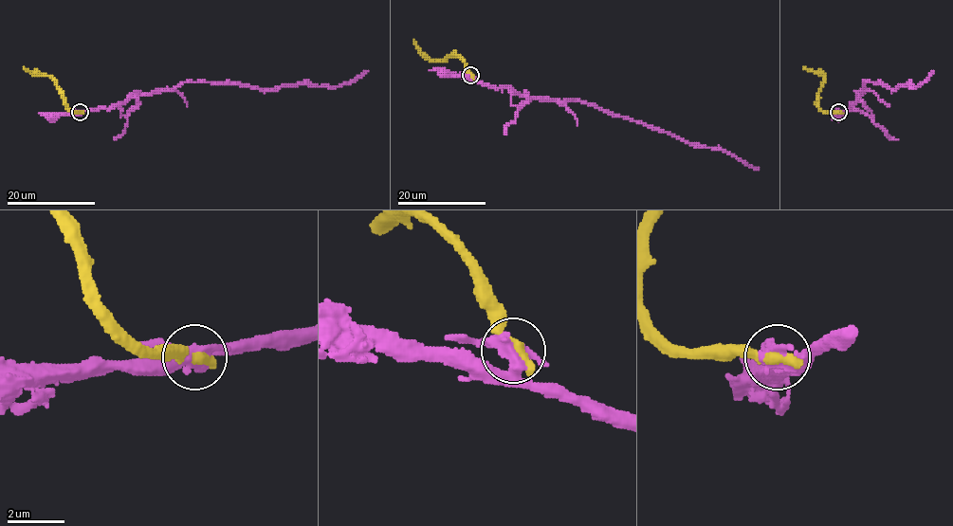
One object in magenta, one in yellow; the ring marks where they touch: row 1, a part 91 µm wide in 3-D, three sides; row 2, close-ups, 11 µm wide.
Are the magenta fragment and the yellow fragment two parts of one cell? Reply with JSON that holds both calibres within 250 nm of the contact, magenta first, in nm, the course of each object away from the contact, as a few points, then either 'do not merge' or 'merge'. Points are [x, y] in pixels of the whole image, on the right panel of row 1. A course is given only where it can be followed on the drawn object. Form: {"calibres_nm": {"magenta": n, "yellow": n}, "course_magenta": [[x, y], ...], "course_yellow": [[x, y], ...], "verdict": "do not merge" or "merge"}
{"calibres_nm": {"magenta": 360, "yellow": 400}, "course_magenta": [[839, 113], [852, 108], [866, 90], [865, 82], [881, 82], [890, 89], [908, 83], [915, 86], [933, 71]], "course_yellow": [[839, 113], [825, 113], [819, 107], [823, 76], [802, 68]], "verdict": "do not merge"}

